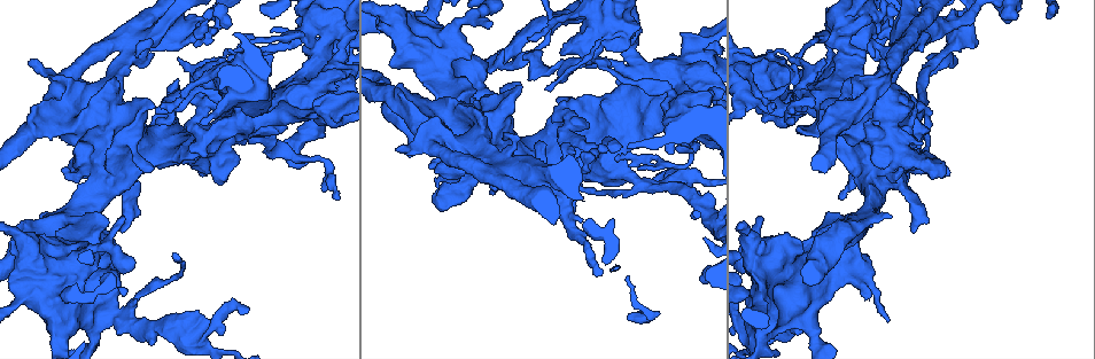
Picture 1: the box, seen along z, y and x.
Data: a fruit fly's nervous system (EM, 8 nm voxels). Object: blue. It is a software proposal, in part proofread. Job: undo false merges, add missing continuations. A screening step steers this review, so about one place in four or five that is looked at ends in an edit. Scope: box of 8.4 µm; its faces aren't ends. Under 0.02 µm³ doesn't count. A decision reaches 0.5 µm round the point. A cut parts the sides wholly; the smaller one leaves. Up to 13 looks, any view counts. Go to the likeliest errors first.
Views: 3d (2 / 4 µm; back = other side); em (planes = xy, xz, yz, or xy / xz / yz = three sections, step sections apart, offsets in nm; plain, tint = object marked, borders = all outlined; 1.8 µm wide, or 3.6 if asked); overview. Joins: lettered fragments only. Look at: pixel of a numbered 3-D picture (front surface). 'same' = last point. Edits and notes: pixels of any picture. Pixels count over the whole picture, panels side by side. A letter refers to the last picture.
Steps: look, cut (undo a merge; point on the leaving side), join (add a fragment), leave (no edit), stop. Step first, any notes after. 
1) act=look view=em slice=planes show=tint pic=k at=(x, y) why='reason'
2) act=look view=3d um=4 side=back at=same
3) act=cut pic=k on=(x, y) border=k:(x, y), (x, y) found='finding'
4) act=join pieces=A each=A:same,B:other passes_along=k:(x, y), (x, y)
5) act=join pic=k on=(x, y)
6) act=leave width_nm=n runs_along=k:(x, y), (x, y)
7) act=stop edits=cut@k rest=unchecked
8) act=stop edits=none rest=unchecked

act=look view=3d um=2 pic=1 at=(642, 184) why='sudden change in width'

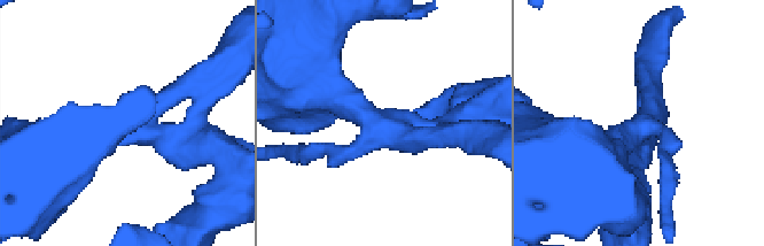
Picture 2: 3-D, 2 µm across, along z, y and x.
act=look view=em slice=planes show=plain pic=2 at=(136, 132)

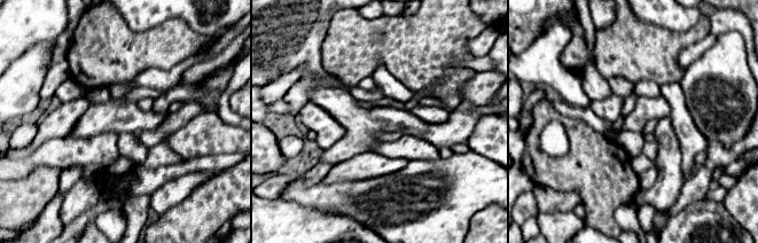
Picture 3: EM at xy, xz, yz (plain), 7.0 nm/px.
act=look view=em slice=planes show=borders at=same why='what lies round it'

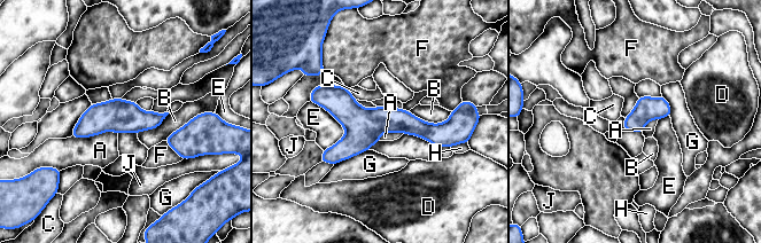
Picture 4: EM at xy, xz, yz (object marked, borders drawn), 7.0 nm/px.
act=leave width_nm=160 each=A:other,B:other,C:other,D:other,E:other,F:other,G:other,H:other,J:other border=4:(117, 133), (105, 131), (70, 138) found='all the same cell'

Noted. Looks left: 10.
act=look view=em um=3.6 slice=xy step=16 show=tint pic=1 at=(326, 45) why='sharp bend'

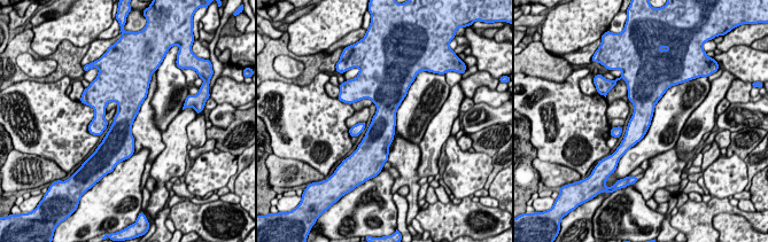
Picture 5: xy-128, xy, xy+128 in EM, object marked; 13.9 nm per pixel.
act=look view=em um=3.6 slice=xy step=16 show=borders at=same why='what lies round it'

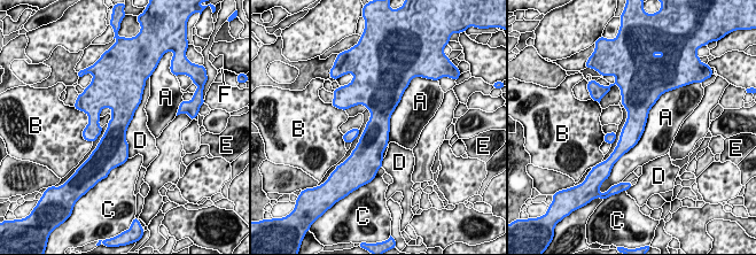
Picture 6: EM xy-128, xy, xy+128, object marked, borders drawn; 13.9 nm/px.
act=leave each=A:other,B:other,C:other,D:other,E:other,F:other border=6:(142, 94), (126, 130), (127, 157) found='all the same cell'

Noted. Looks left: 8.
act=look view=em slice=yz step=16 show=borders pic=1 at=(505, 168) why='thick turns thin'

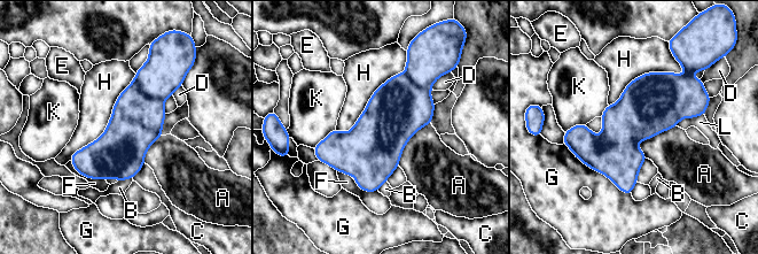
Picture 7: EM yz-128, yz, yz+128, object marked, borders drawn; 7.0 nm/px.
act=look view=em slice=planes show=borders at=same why='another direction'

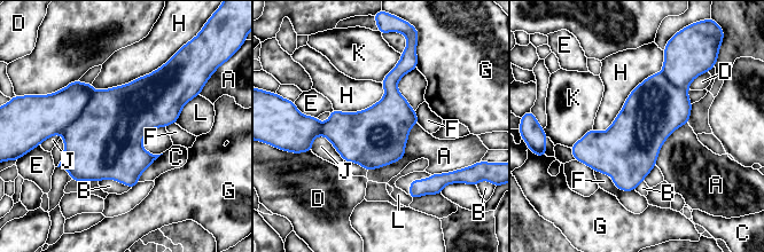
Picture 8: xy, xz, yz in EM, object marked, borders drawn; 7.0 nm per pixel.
act=leave width_nm=420 each=A:other,B:other,C:other,D:other,E:other,F:other,G:other,H:other,J:other,K:other,L:other found='all the same cell'

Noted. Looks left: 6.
act=look view=em slice=planes show=borders pic=1 at=(331, 102) why='small branch off a trunk'

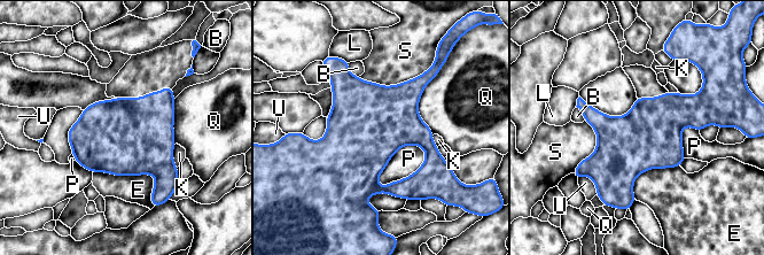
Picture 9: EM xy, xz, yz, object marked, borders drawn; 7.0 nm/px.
act=leave width_nm=440 each=B:other,E:other,K:other,L:other,P:other,Q:other,S:other,U:other border=9:(425, 149), (412, 174), (376, 184) found='all the same cell'

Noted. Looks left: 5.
act=look view=3d um=4 pic=1 at=(108, 313) why='a narrow waist'

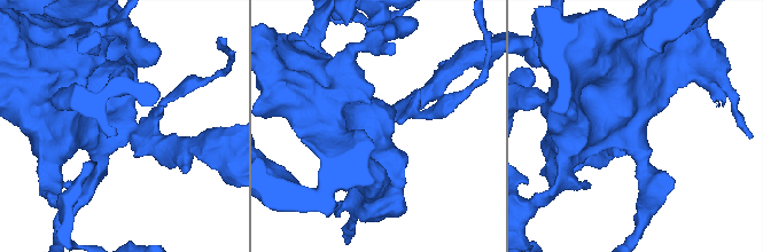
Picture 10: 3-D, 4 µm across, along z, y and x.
act=look view=em um=3.6 slice=planes show=borders pic=10 at=(634, 127) why='now the EM'

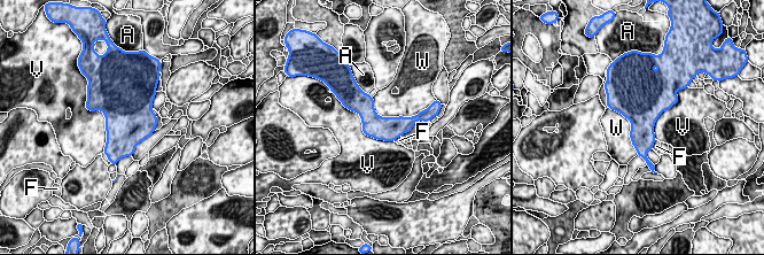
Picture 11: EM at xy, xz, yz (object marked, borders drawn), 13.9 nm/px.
act=leave longest_contact=V:800nm each=A:other,F:other,V:other,W:other found='all the same cell'

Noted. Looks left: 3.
act=stop edits=none rest=unchecked

